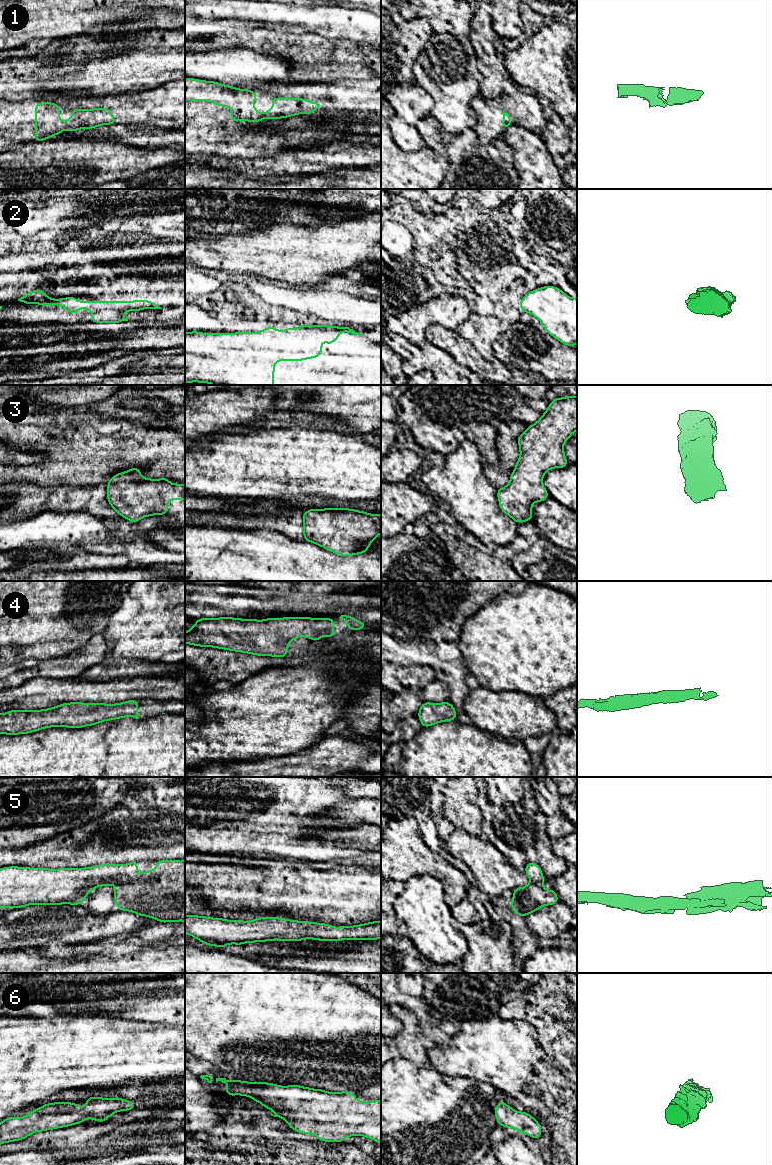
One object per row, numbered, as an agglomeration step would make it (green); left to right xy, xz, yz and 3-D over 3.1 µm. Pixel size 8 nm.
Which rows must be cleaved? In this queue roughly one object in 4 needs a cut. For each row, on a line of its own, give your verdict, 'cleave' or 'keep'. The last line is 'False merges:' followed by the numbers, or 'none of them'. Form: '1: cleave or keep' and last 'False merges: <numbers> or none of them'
1: keep
2: keep
3: keep
4: keep
5: keep
6: keep
False merges: none of them

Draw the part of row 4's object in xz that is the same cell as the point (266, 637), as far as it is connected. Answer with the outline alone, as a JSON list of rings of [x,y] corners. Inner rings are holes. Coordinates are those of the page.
[[[232,617],[201,618],[185,632],[185,643],[201,647],[214,647],[258,656],[285,657],[289,643],[300,636],[321,640],[326,635],[334,638],[334,618],[285,617],[264,620]]]

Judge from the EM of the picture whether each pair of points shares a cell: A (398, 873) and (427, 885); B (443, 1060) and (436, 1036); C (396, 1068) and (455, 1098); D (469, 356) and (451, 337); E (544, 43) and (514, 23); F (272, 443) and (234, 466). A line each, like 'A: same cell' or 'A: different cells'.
A: different cells
B: different cells
C: same cell
D: same cell
E: different cells
F: same cell

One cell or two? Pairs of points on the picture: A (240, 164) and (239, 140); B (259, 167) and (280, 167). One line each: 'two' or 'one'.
A: two
B: one

